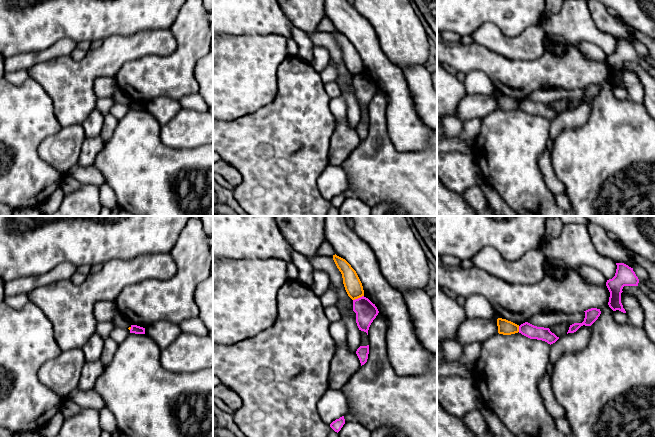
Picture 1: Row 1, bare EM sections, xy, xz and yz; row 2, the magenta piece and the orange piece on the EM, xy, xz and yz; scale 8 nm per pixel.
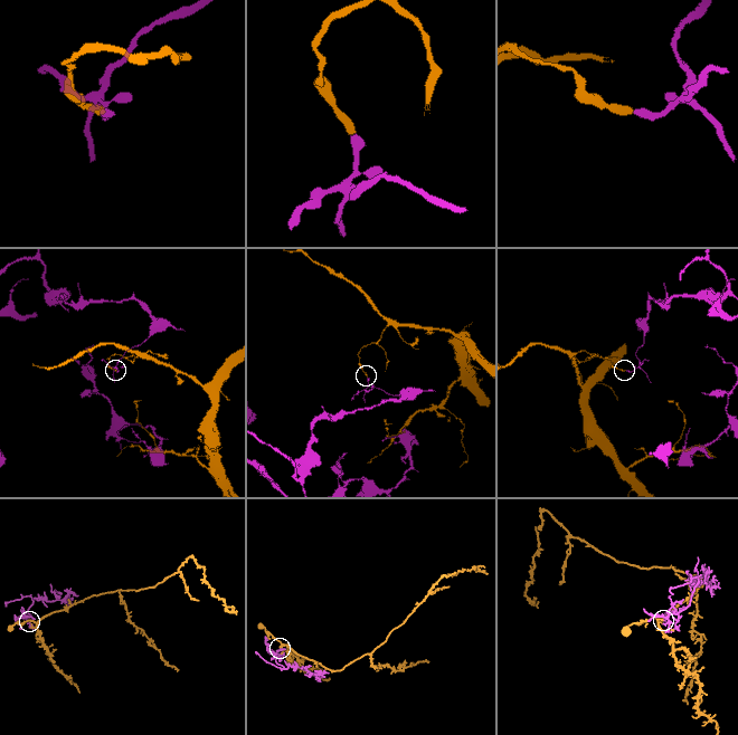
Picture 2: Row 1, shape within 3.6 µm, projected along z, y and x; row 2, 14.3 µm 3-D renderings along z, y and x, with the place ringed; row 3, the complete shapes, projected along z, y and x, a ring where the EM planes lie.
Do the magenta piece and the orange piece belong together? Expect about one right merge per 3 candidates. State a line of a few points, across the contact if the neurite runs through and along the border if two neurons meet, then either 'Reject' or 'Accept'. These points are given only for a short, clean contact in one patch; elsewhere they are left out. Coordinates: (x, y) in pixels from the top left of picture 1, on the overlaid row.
Line: xz (363, 295), (353, 300). Reject

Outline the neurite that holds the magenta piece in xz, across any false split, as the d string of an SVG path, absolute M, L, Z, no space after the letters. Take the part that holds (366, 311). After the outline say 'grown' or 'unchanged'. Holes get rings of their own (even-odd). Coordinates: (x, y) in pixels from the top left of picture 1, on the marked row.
M362 296L353 300L353 311L356 313L356 323L359 330L368 335L369 327L379 313L377 307L368 298Z; unchanged

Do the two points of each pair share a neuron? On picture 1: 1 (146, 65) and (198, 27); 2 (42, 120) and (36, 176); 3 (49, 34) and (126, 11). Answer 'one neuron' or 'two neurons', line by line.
1: one neuron
2: one neuron
3: one neuron

